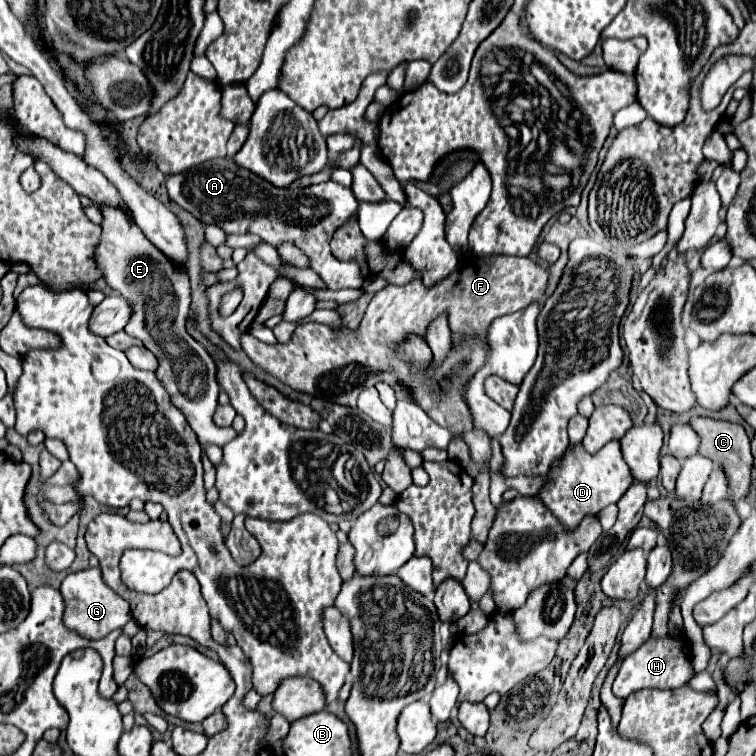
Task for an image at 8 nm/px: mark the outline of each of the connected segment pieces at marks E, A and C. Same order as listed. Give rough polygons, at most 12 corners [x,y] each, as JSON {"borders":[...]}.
{"borders":[[[99,204],[97,268],[131,306],[125,332],[199,442],[213,422],[215,362],[185,330],[189,274],[121,208]],[[231,158],[167,178],[203,224],[295,244],[331,290],[363,286],[331,234],[357,212],[337,182],[275,188]],[[693,416],[699,454],[727,474],[731,502],[749,494],[745,428]]]}

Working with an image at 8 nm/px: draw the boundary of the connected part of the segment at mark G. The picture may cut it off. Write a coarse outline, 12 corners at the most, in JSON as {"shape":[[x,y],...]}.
{"shape":[[99,568],[61,584],[63,624],[89,640],[131,620]]}

